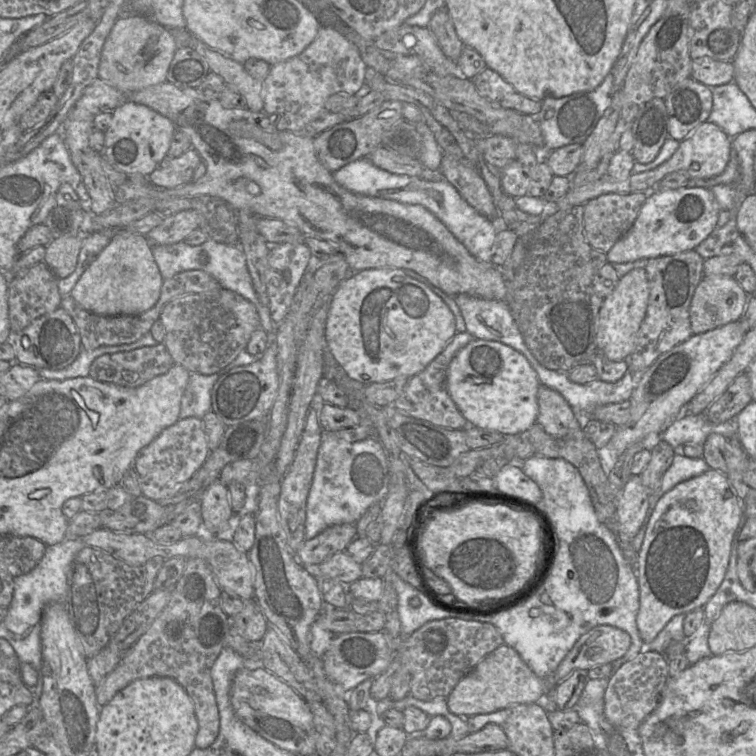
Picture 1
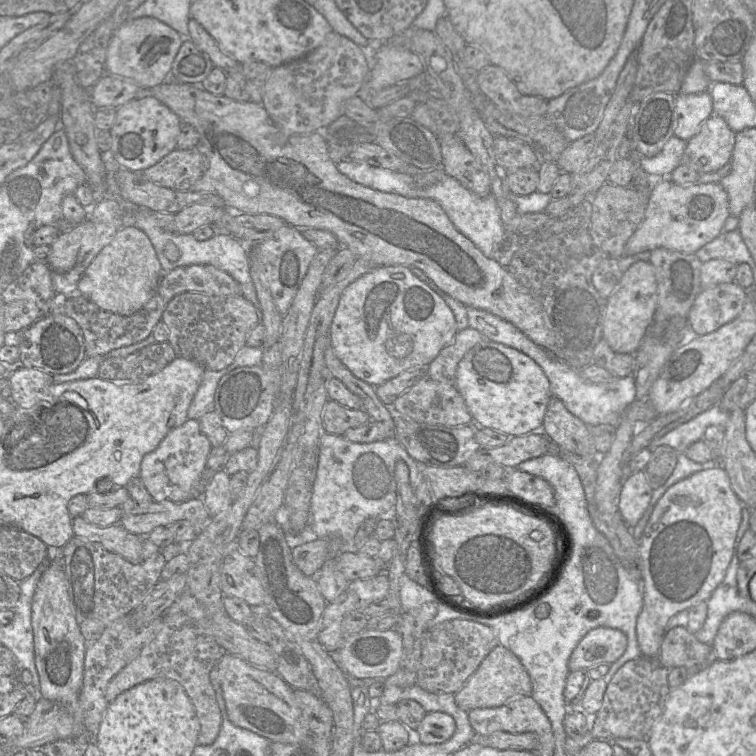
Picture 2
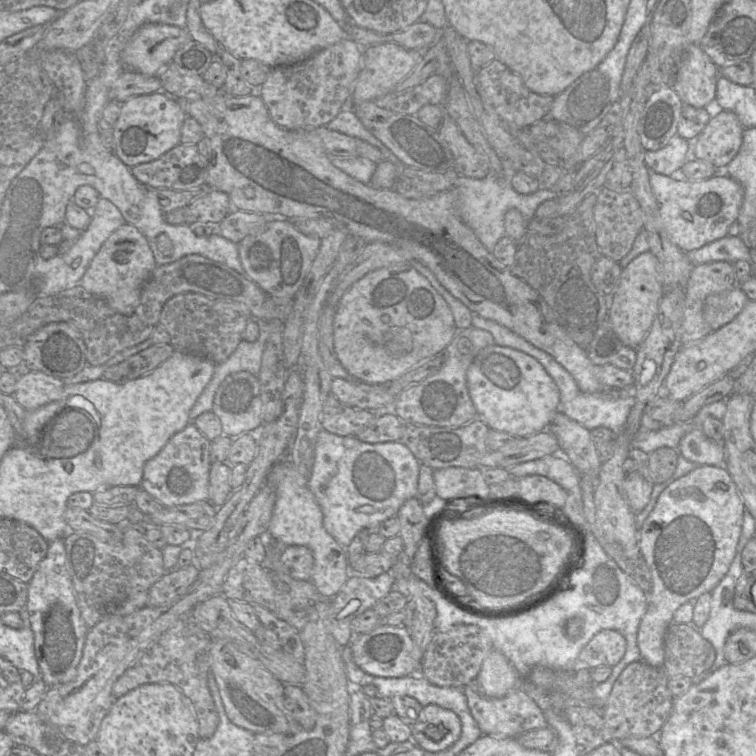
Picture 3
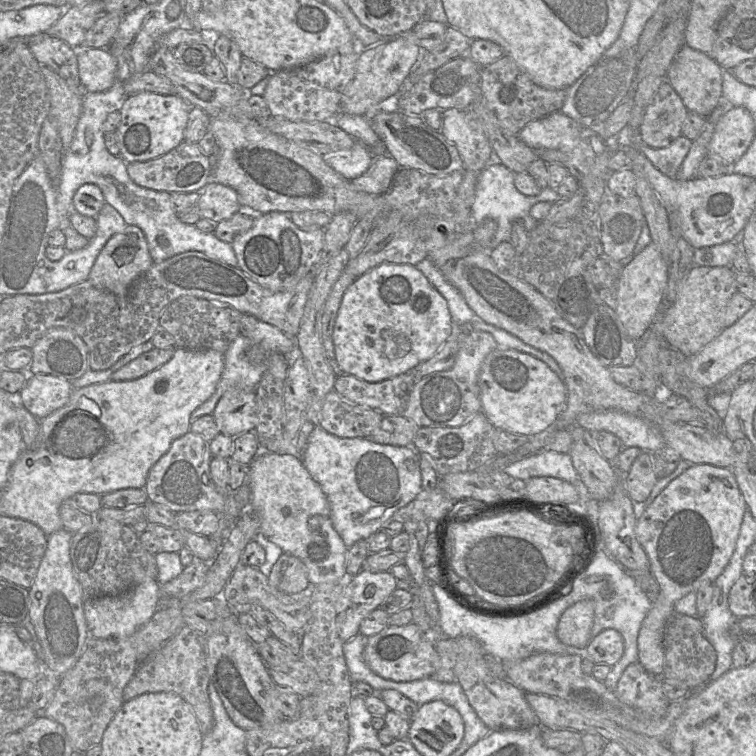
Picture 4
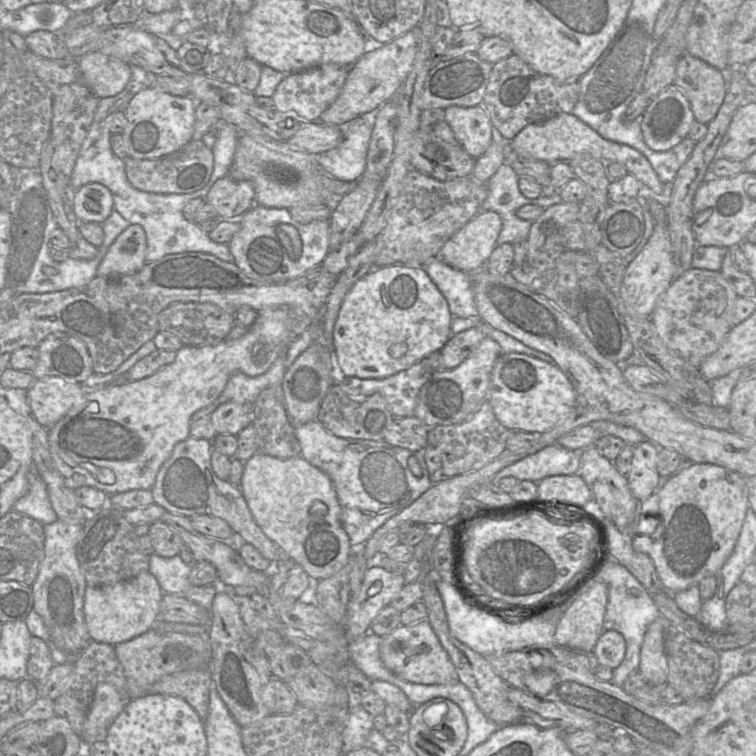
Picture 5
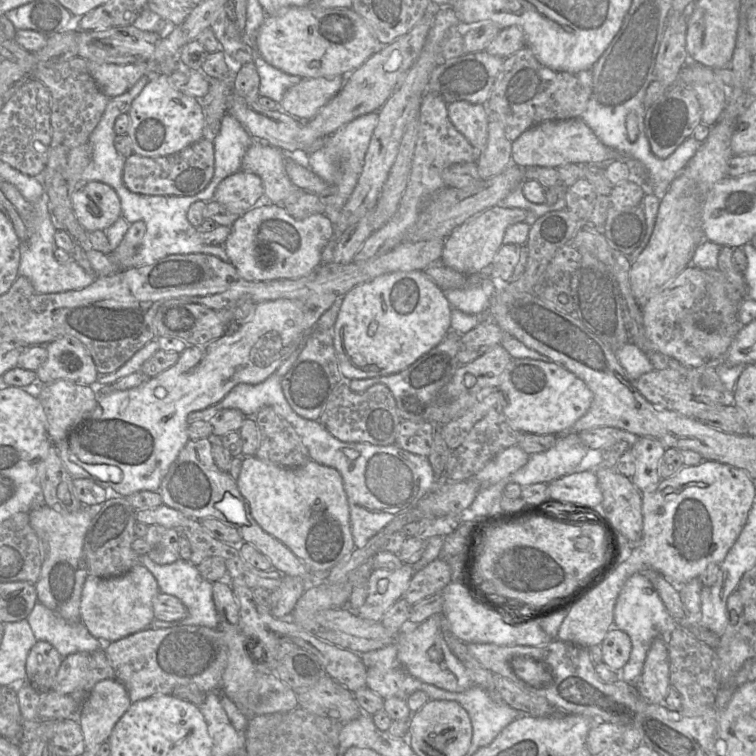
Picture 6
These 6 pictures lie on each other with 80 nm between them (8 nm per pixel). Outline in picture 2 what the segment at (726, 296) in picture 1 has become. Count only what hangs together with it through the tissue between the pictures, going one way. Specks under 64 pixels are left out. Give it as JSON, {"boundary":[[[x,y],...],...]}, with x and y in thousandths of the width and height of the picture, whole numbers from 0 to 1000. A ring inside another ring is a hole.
{"boundary":[[[972,372],[929,382],[910,414],[910,447],[940,440],[974,421],[988,384]]]}

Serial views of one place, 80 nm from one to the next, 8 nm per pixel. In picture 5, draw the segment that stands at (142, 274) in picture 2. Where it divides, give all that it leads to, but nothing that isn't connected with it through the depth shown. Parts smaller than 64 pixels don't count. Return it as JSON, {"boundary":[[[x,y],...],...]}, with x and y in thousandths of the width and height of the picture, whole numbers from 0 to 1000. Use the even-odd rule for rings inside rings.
{"boundary":[[[173,296],[149,320],[128,354],[128,365],[155,368],[185,358],[193,349],[193,310],[188,299]]]}

